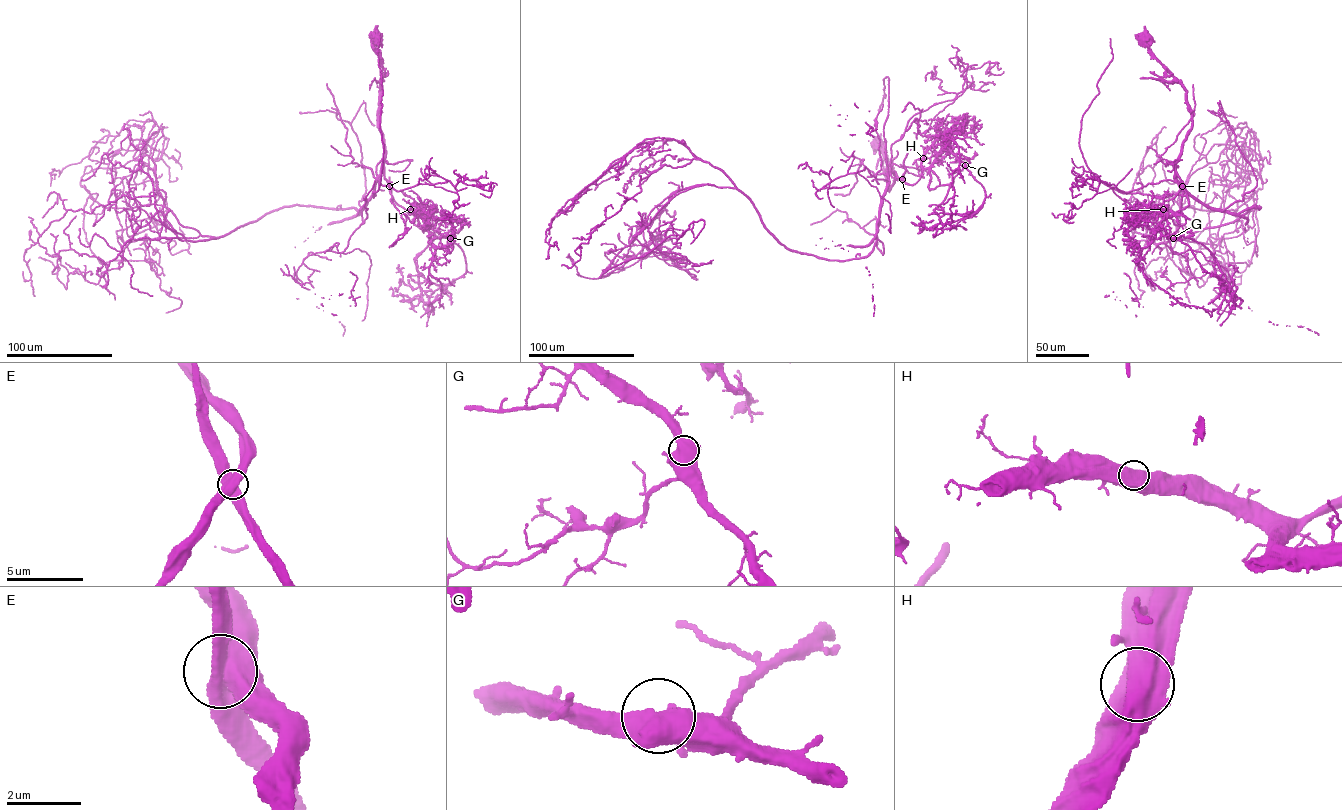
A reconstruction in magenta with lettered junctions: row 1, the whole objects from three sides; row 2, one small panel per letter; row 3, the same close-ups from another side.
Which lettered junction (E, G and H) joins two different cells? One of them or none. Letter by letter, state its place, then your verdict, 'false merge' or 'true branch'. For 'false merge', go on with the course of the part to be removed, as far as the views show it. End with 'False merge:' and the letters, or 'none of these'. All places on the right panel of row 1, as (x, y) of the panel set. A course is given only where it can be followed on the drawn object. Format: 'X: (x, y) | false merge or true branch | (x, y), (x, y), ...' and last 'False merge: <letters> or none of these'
E: (1182, 186) | false merge | (1182, 186), (1189, 204), (1174, 214), (1195, 223), (1189, 237), (1215, 258), (1230, 287), (1230, 308), (1237, 286)
G: (1173, 238) | true branch
H: (1163, 209) | true branch
False merge: E

